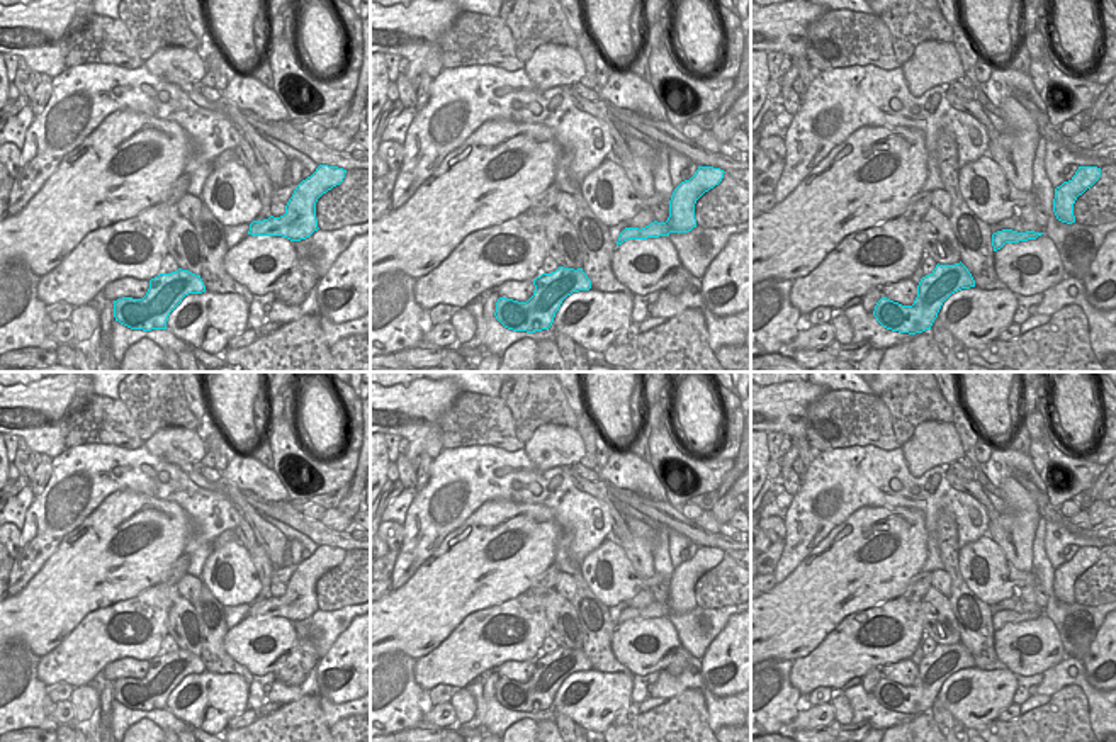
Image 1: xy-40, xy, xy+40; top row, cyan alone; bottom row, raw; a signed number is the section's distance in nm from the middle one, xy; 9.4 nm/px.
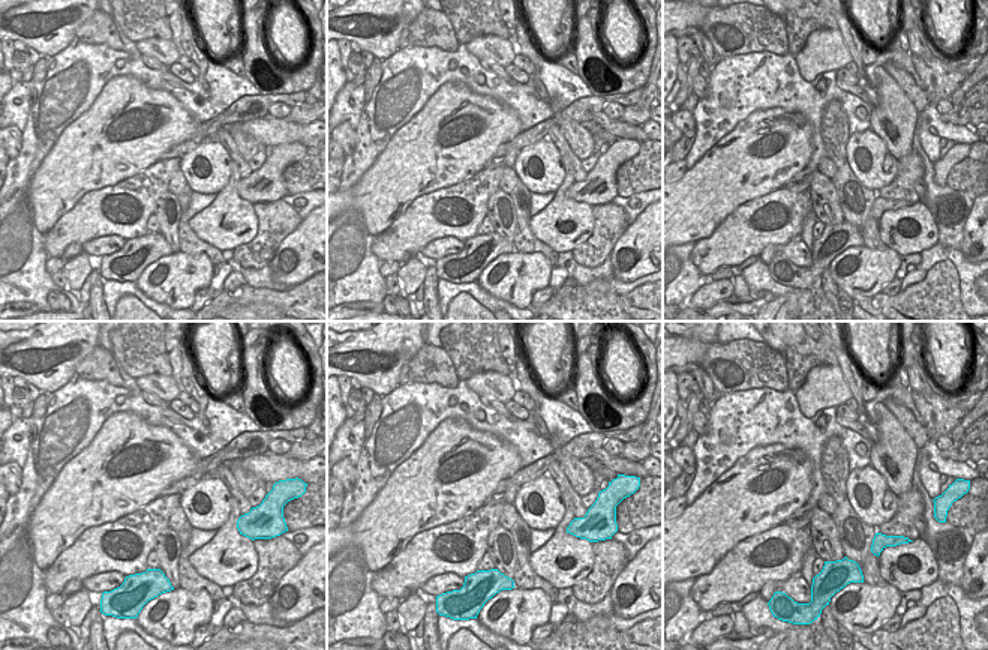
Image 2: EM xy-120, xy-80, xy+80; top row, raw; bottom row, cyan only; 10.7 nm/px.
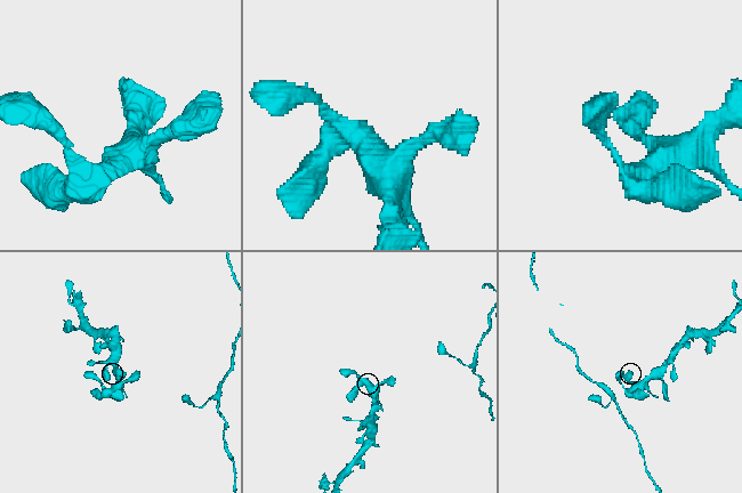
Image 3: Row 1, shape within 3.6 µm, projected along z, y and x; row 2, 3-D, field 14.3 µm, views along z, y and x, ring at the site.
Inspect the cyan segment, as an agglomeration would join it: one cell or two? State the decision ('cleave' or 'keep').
keep

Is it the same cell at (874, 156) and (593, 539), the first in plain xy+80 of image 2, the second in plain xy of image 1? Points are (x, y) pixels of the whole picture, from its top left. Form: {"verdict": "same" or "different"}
{"verdict": "different"}

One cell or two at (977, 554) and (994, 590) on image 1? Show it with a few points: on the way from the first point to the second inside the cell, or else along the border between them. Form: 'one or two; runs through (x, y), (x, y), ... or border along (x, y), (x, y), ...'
one; runs through (987, 561), (992, 579)

